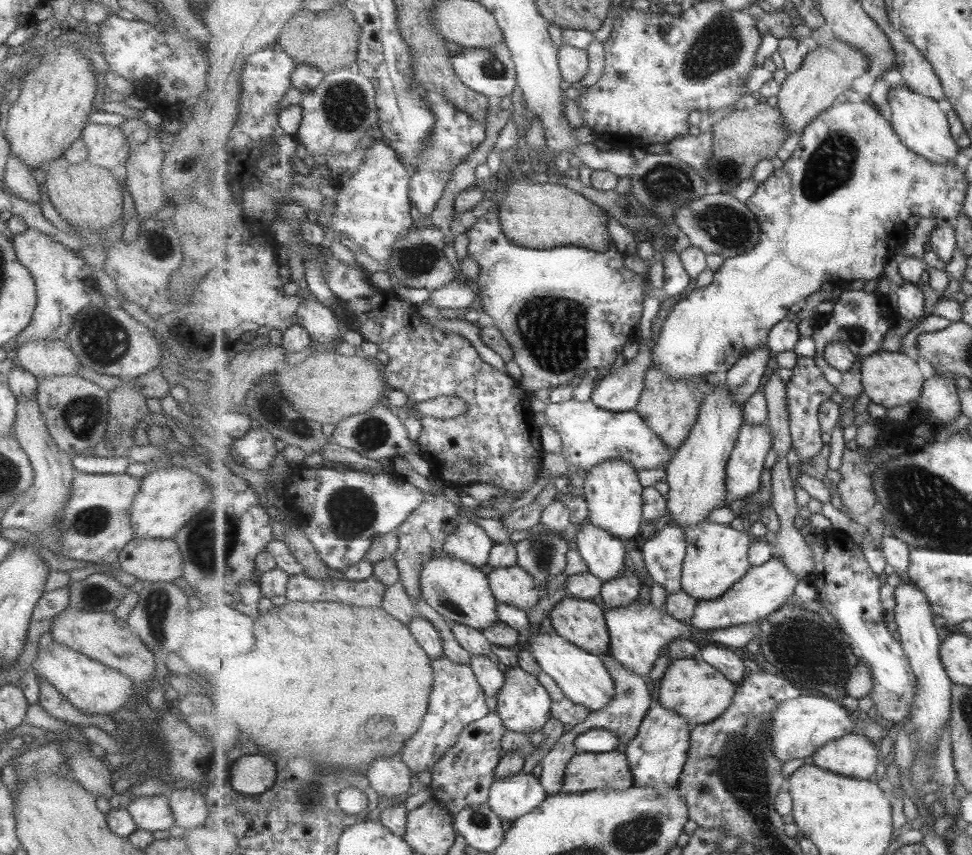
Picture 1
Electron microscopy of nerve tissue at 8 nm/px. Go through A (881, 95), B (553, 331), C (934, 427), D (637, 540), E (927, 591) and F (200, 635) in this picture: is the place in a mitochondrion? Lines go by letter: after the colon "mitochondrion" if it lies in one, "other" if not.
A: other
B: mitochondrion
C: other
D: other
E: other
F: other

